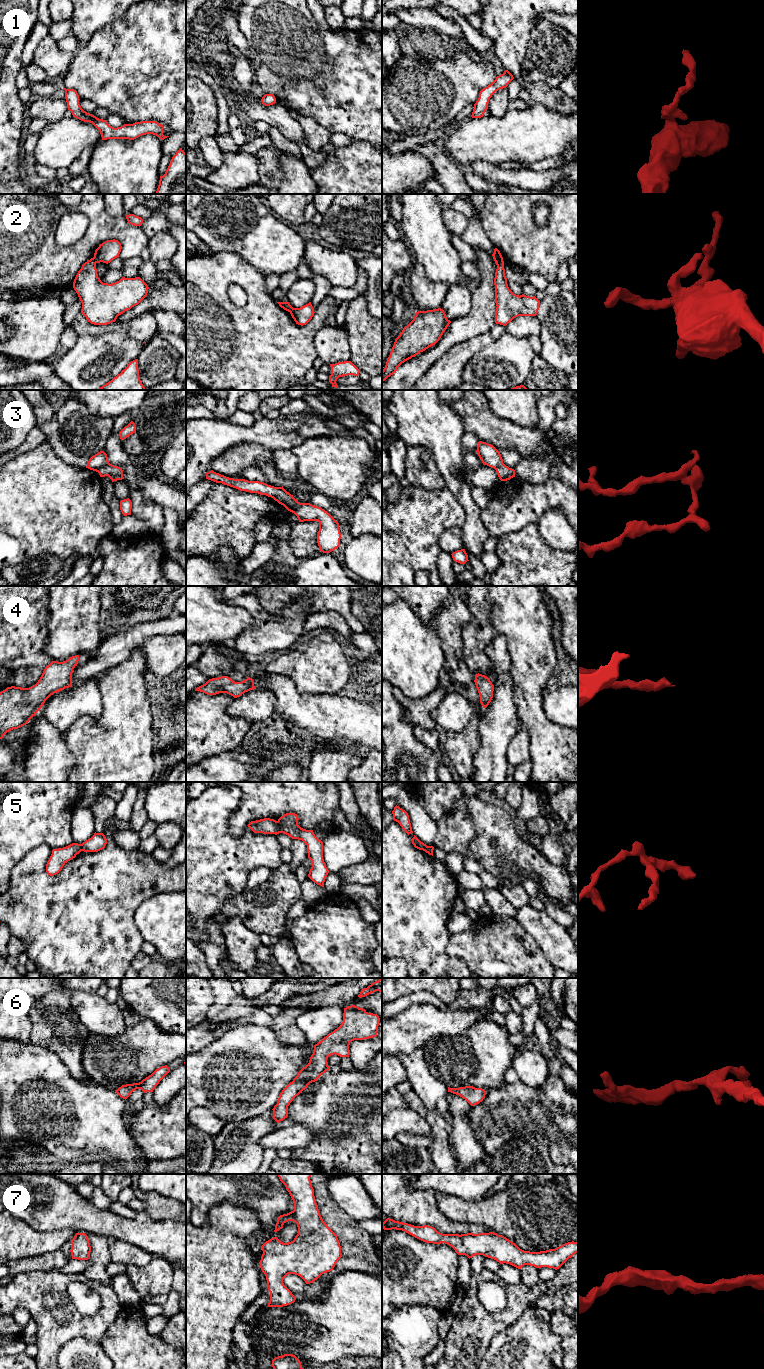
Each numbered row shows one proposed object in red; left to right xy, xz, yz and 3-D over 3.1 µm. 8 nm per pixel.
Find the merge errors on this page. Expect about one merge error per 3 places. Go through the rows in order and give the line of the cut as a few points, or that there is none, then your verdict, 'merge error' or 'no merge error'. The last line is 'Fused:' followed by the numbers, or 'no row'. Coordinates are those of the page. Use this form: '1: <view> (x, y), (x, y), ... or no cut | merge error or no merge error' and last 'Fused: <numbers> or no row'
1: no cut | no merge error
2: xy (93, 257), (96, 262) | merge error
3: xy (109, 463), (97, 471) | merge error
4: no cut | no merge error
5: xz (276, 821), (280, 832) | merge error
6: no cut | no merge error
7: no cut | no merge error
Fused: 2, 3, 5

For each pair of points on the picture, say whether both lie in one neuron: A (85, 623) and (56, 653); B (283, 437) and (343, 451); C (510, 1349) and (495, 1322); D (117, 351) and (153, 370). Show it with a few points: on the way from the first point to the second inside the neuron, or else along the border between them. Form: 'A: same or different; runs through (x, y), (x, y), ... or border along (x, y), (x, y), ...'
A: same; runs through (78, 630), (62, 646)
B: different; border along (326, 436), (307, 438), (290, 450)
C: different; border along (519, 1316), (492, 1339), (487, 1350)
D: different; border along (147, 342), (137, 358)

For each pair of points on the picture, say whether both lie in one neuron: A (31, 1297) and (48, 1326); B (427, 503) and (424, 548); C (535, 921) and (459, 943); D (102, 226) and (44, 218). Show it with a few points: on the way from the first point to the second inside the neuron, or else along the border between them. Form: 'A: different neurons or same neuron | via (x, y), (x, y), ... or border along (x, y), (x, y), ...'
A: same neuron | via (38, 1304), (48, 1316), (48, 1319)
B: same neuron | via (425, 514), (424, 537)
C: different neurons | border along (516, 919), (536, 943)
D: same neuron | via (88, 212), (85, 209), (58, 210)

